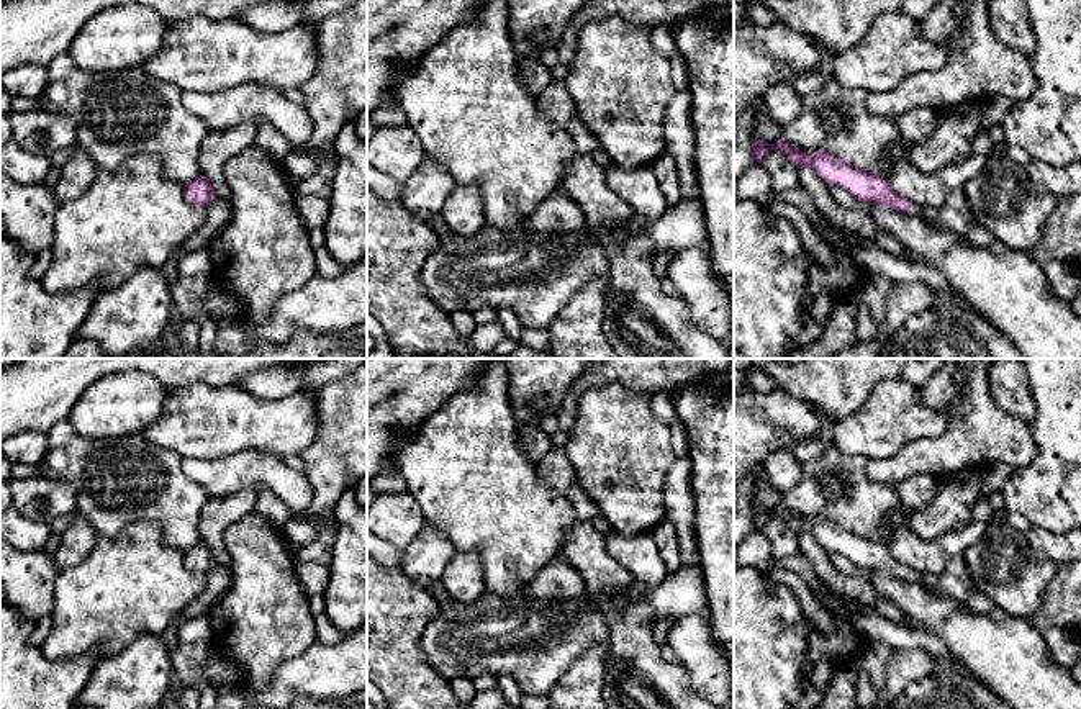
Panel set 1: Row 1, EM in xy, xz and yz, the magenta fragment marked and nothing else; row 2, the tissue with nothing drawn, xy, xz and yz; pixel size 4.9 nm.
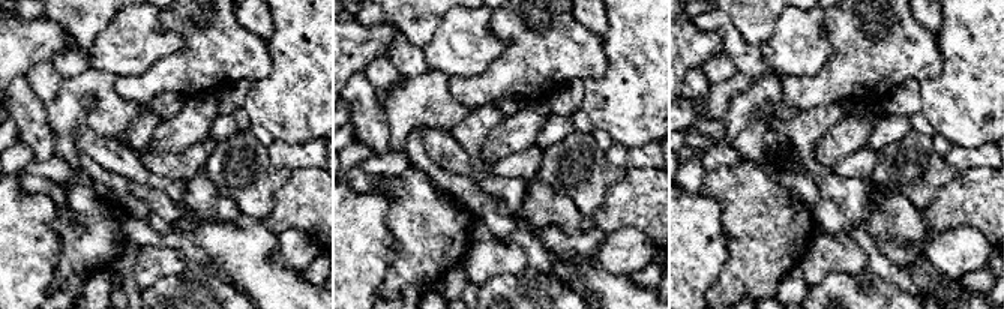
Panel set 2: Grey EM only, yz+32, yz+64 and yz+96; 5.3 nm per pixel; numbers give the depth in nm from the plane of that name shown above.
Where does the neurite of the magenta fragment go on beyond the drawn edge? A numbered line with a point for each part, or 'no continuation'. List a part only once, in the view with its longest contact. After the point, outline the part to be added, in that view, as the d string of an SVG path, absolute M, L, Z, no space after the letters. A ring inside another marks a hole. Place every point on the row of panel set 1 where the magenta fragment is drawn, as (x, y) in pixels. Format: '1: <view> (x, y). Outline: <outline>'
1: yz (926, 213). Outline: M912 205L909 208L909 213L911 215L917 215L919 218L922 218L925 221L930 221L930 223L935 223L935 216L937 216L937 210L924 208L924 206L919 206L919 205Z

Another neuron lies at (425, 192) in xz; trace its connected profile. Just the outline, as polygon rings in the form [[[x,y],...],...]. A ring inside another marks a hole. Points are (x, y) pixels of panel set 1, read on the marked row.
[[[426,156],[416,172],[403,182],[400,203],[418,219],[429,221],[442,211],[455,182],[449,170]]]

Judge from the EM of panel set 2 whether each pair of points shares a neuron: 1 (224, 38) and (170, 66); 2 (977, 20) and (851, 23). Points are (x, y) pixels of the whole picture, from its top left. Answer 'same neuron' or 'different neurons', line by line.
1: same neuron
2: different neurons

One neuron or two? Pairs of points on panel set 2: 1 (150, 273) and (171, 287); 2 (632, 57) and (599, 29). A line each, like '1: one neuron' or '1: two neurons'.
1: two neurons
2: two neurons

